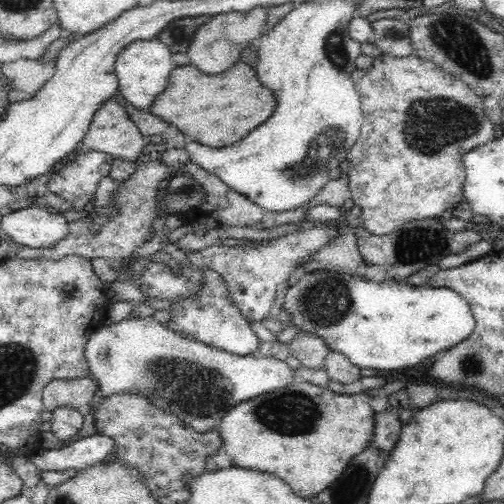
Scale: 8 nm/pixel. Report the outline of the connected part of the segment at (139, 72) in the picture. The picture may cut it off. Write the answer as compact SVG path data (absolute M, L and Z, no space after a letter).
M136 40L124 48L114 62L114 72L118 78L118 91L134 108L148 110L168 85L172 69L176 66L171 59L170 49L160 40Z

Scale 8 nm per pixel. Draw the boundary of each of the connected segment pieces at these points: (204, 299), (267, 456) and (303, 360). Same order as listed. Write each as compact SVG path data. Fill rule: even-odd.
M208 269L208 272L204 274L204 282L206 282L204 290L198 294L198 298L174 302L174 308L172 308L174 316L168 322L168 328L187 338L194 338L207 346L220 348L230 354L246 356L257 352L260 340L250 329L247 317L240 312L234 301L228 298L228 289L222 277L212 269Z
M296 380L288 386L282 388L276 388L272 392L266 392L266 394L260 394L244 400L232 407L221 419L218 424L218 432L220 438L224 443L225 450L230 456L234 465L240 468L252 468L253 470L260 470L261 472L269 472L269 474L275 474L277 478L282 479L289 484L289 487L300 496L300 498L310 499L317 494L320 494L323 490L326 490L339 476L344 472L344 467L348 462L351 462L352 458L356 454L364 451L367 448L368 442L372 441L372 432L374 431L374 412L370 409L370 397L366 393L356 393L353 395L341 395L334 393L328 389L327 386L318 386L305 381Z
M300 333L287 343L287 348L289 355L296 358L302 367L325 369L325 360L329 350L320 337Z

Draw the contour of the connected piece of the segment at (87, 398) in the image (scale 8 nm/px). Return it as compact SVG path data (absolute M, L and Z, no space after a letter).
M90 376L74 380L52 379L43 388L43 408L52 414L58 407L83 410L92 402L97 390L97 381Z

